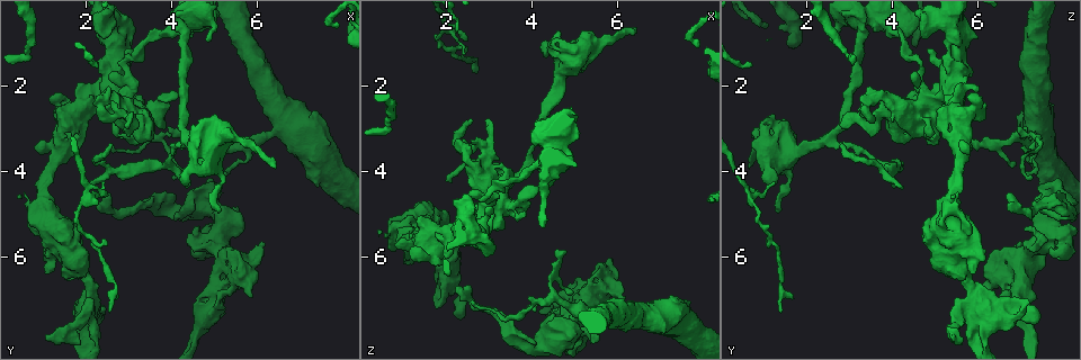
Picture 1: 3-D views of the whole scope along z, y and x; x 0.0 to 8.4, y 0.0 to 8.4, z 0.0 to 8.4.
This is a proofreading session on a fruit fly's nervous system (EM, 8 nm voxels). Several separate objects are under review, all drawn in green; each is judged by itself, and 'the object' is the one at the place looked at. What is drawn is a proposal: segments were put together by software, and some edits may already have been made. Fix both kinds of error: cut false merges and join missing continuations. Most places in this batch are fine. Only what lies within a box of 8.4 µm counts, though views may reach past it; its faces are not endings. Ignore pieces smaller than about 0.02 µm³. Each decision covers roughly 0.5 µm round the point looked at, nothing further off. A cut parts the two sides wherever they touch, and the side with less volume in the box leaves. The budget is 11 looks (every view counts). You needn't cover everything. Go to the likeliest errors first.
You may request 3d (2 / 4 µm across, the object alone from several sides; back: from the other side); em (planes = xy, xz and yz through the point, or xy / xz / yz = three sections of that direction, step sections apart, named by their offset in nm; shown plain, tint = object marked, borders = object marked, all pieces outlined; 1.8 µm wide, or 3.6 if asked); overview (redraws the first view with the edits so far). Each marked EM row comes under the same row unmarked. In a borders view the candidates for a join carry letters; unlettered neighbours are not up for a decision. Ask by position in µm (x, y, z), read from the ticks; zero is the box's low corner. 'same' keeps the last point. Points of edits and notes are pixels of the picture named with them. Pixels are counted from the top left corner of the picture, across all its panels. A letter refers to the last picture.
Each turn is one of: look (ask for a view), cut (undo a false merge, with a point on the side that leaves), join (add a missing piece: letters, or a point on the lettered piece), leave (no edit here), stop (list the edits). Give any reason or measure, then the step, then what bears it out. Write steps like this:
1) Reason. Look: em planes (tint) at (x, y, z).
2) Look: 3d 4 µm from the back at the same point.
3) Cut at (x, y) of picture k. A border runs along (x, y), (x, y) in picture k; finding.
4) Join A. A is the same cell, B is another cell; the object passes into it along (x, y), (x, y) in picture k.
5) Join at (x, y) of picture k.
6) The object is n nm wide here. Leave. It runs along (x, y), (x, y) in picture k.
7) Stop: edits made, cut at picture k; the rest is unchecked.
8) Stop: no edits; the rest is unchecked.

Arms run side by side. Look: 3d 2 µm at (3.00, 2.25, 5.15).

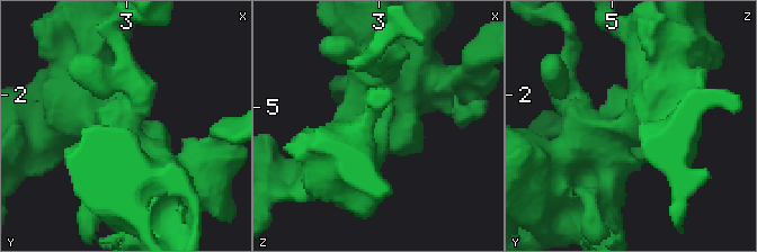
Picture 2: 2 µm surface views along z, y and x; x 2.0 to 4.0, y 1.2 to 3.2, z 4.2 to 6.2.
Look: em planes (borders) at the same point.

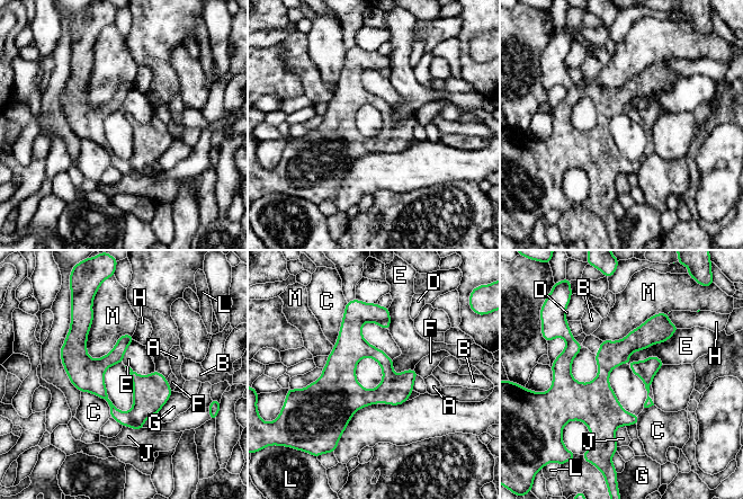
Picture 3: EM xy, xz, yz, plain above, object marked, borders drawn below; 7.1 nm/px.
Leave. A, B, C, D, E, F, G, H, J, L and M are other cells; it runs along (672, 328), (626, 346), (571, 415) in picture 3; one cell here.

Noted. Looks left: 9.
Thin end. Look: em planes (borders) at (2.50, 4.45, 6.70).

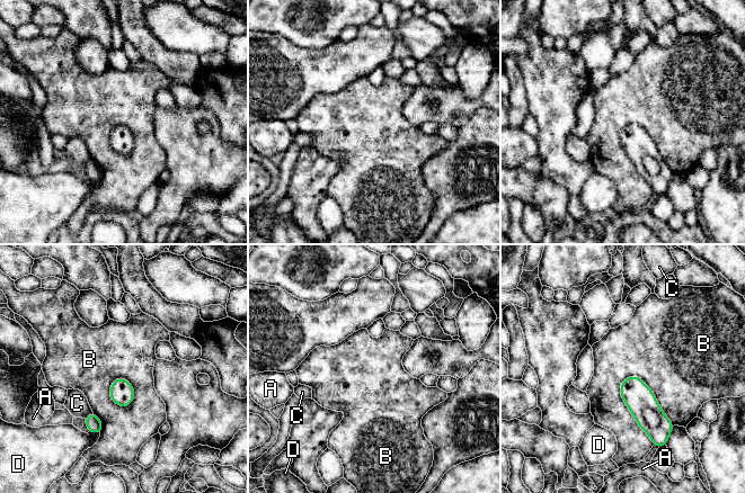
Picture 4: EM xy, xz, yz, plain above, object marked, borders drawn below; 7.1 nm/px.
Leave. A, B, C and D are other cells; no lettered piece goes on from it.

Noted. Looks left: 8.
Branch stops here. Look: em xz step 16 (tint) at (2.40, 4.30, 1.25).

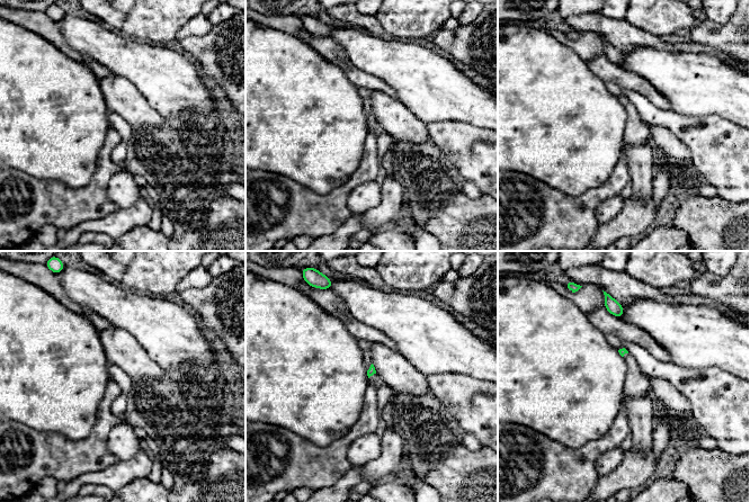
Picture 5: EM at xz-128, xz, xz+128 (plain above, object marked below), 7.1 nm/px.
Look: em planes (borders) at the same point.

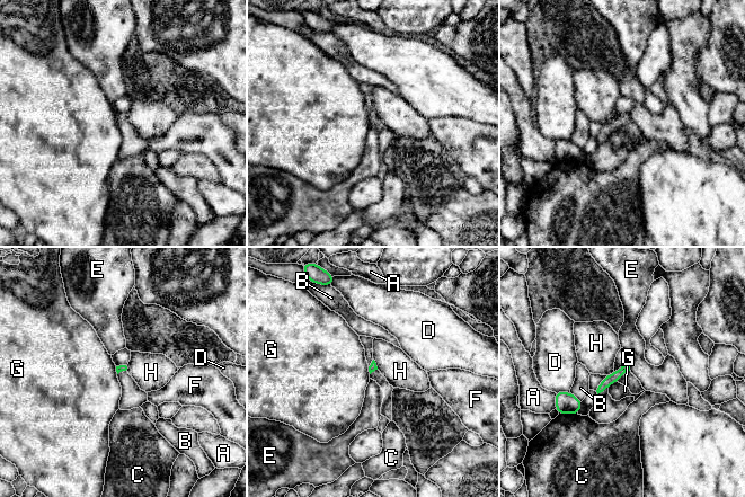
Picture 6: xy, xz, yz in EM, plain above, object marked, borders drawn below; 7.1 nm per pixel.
Leave. A, B, C, D, E, F, G and H are other cells; none of them fits.

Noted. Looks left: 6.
Sharp bend. Look: em xz step 4 (borders) at (1.05, 4.80, 5.35).

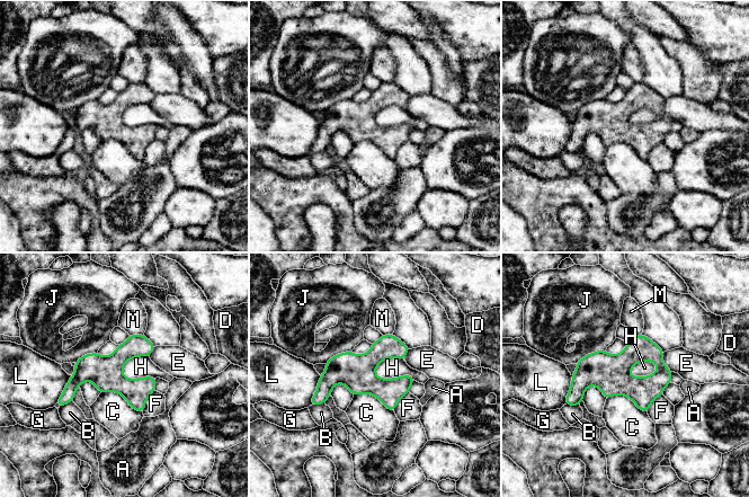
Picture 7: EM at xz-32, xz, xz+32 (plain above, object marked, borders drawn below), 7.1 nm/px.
The object is 240 nm wide here. Leave. A, B, C, D, E, F, G, H, J, L and M are other cells; a border runs along (374, 370), (380, 378), (416, 380) in picture 7; continuous, no second cell.

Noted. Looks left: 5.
Stop: no edits; the rest is unchecked.

